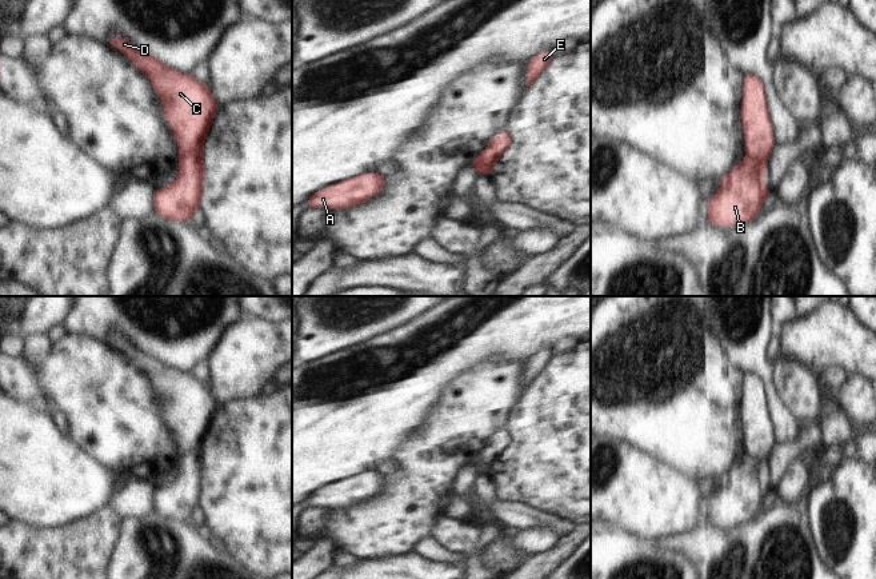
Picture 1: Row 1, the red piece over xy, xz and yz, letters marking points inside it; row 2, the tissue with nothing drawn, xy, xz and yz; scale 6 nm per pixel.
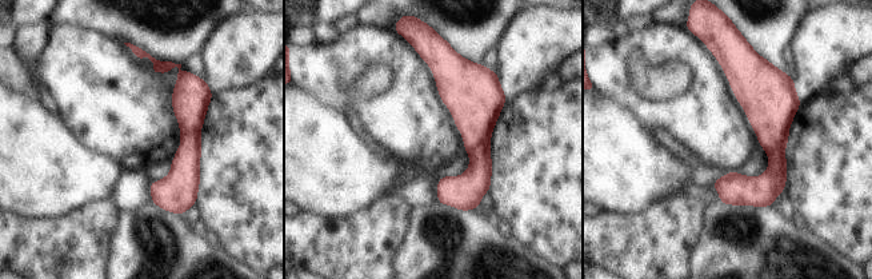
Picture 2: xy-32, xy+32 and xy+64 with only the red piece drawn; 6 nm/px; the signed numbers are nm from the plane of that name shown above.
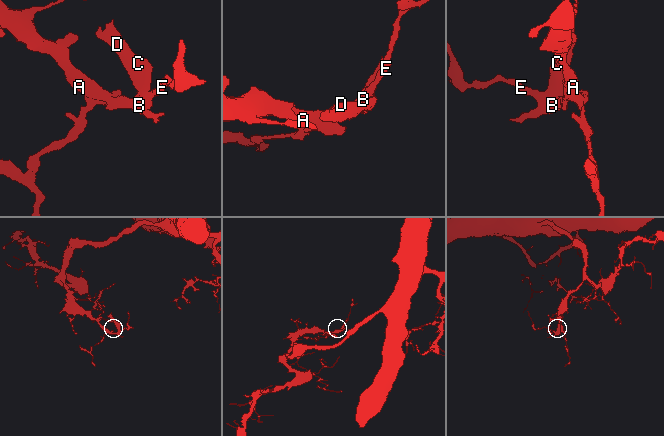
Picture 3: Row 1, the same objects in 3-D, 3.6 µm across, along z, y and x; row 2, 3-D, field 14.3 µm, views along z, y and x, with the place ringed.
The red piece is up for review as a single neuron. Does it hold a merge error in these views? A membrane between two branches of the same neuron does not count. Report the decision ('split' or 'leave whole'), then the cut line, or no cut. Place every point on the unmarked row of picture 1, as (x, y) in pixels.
split; cut xy (203, 451), (194, 448), (184, 458), (179, 468)

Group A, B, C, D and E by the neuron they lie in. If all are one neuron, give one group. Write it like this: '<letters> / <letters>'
A B E / C D

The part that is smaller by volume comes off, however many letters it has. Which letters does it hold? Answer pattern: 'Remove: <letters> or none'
Remove: C, D

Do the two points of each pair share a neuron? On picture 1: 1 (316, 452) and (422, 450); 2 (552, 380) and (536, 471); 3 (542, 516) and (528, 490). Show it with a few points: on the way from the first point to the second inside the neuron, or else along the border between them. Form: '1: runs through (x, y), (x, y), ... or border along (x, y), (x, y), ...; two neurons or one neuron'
1: border along (420, 428), (392, 458); two neurons
2: runs through (552, 403), (552, 448); one neuron
3: border along (507, 499), (526, 502), (567, 518); two neurons

